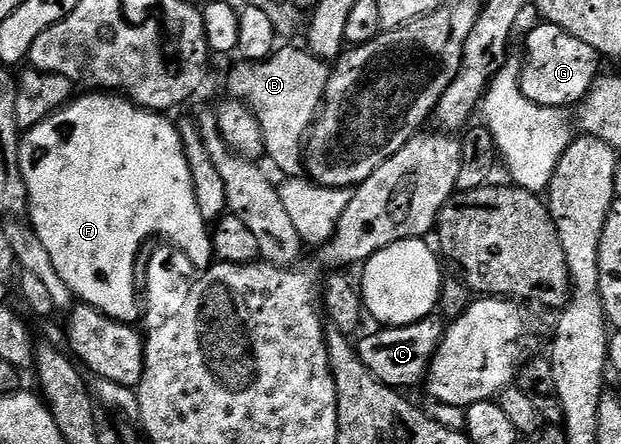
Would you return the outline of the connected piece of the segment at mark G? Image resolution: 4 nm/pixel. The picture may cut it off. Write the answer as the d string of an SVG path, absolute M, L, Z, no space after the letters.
M539 23L528 33L528 50L522 53L523 65L520 73L520 87L528 100L548 108L564 109L572 105L579 106L586 94L592 90L592 84L601 76L602 58L574 35L562 27Z

